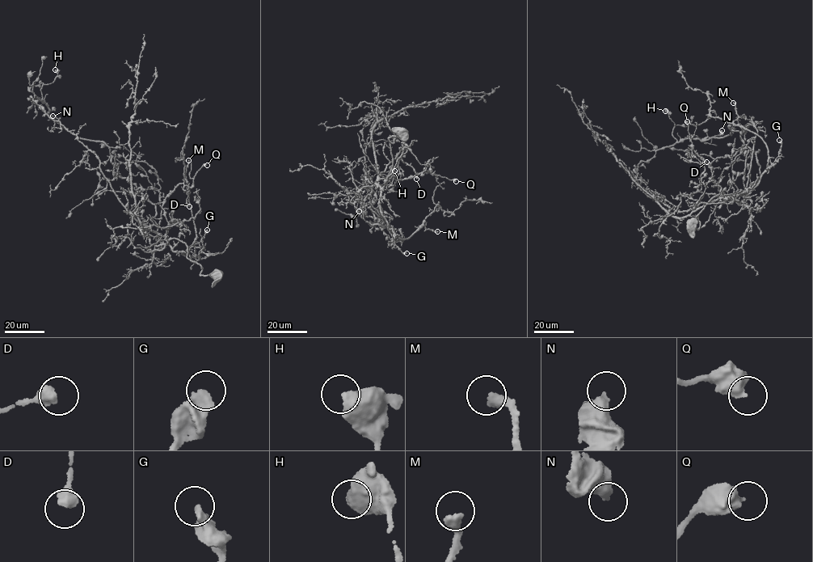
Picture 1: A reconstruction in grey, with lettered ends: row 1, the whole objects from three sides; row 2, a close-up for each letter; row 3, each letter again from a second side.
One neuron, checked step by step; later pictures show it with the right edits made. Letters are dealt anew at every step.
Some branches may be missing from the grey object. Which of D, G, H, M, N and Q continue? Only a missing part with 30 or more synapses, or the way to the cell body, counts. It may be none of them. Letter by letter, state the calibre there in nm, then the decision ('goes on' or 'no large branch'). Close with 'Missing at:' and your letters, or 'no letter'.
D: 360 nm | no large branch
G: 500 nm | no large branch
H: 600 nm | no large branch
M: 400 nm | goes on
N: 360 nm | no large branch
Q: 480 nm | no large branch
Missing at: M

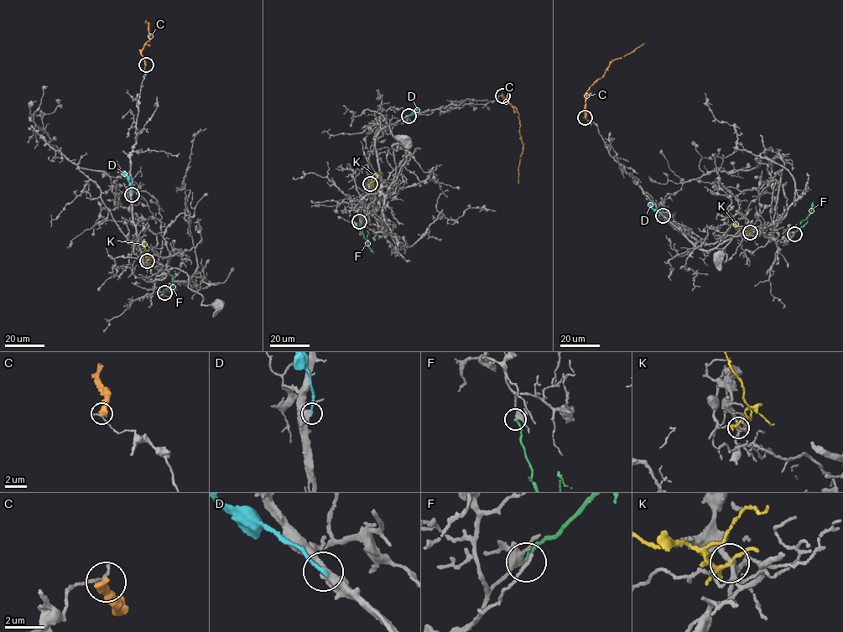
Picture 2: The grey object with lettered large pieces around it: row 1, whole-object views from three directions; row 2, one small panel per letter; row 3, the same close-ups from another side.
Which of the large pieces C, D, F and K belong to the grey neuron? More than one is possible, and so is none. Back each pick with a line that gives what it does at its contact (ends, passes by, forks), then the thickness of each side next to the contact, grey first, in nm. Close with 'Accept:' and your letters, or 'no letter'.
F: it ends; calibres 320 and 200 nm
Accept: F

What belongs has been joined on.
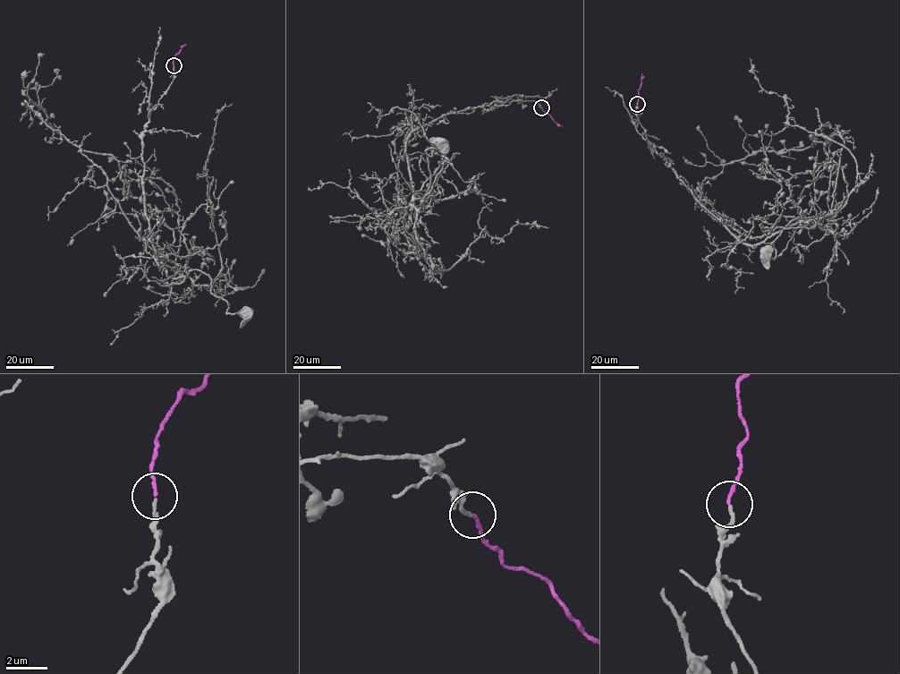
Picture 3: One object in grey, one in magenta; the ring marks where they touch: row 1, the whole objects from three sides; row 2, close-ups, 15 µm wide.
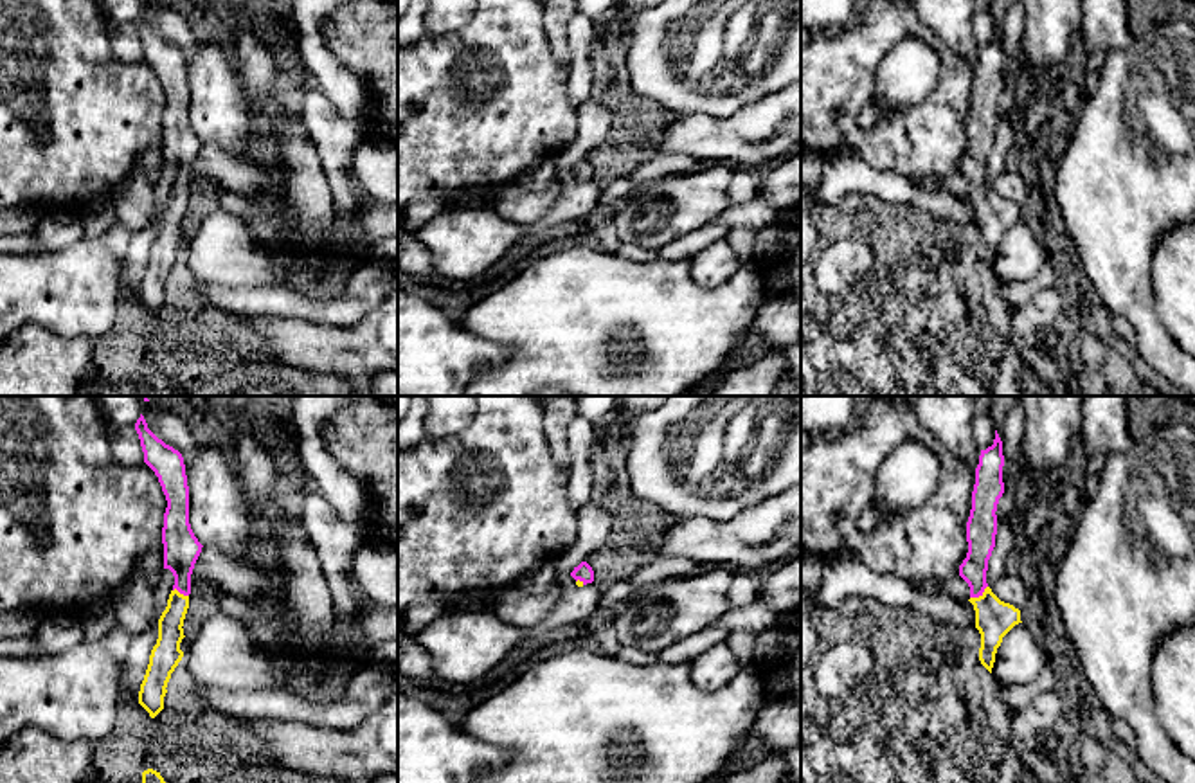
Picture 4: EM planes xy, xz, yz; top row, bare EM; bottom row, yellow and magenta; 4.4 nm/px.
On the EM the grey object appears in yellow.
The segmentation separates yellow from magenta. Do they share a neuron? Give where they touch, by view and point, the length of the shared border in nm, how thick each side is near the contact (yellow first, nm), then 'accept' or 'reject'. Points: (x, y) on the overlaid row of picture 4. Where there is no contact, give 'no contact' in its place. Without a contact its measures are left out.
yz (979, 596) | 100 nm | 170/130 nm | accept

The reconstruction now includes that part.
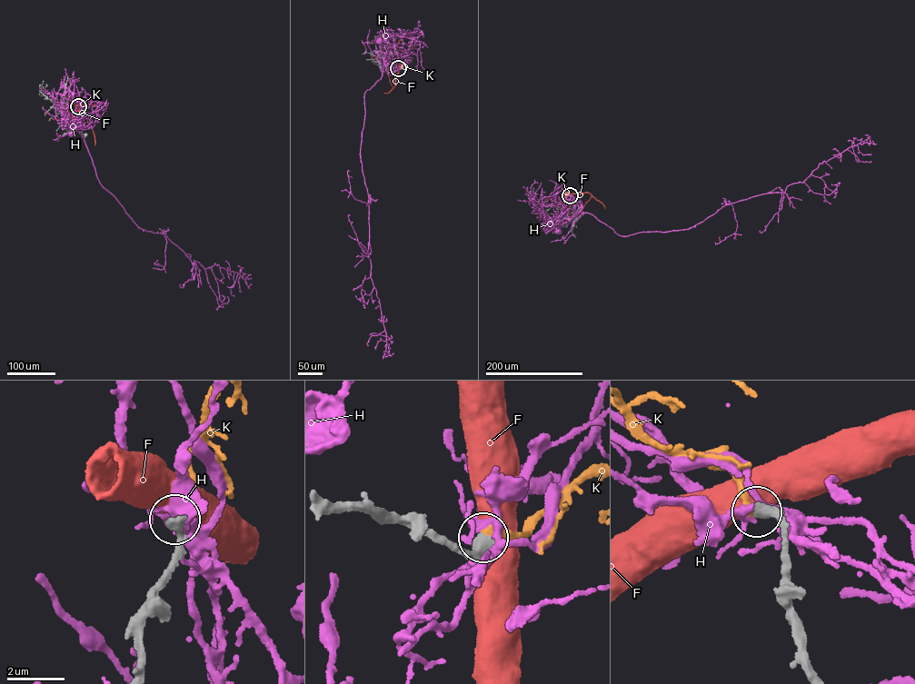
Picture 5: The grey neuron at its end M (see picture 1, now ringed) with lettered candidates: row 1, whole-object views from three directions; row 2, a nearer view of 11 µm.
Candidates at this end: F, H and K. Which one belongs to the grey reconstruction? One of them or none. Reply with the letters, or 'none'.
K

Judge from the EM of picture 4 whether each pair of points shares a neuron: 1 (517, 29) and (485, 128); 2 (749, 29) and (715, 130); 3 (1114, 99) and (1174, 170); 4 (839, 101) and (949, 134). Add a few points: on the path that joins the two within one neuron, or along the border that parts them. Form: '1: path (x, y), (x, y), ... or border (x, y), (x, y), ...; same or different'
1: path (512, 54), (512, 85), (494, 103); same
2: border (756, 99), (727, 116), (688, 114), (682, 117); different
3: path (1114, 123), (1114, 132), (1150, 168); same
4: path (857, 132), (862, 137), (918, 137); same

